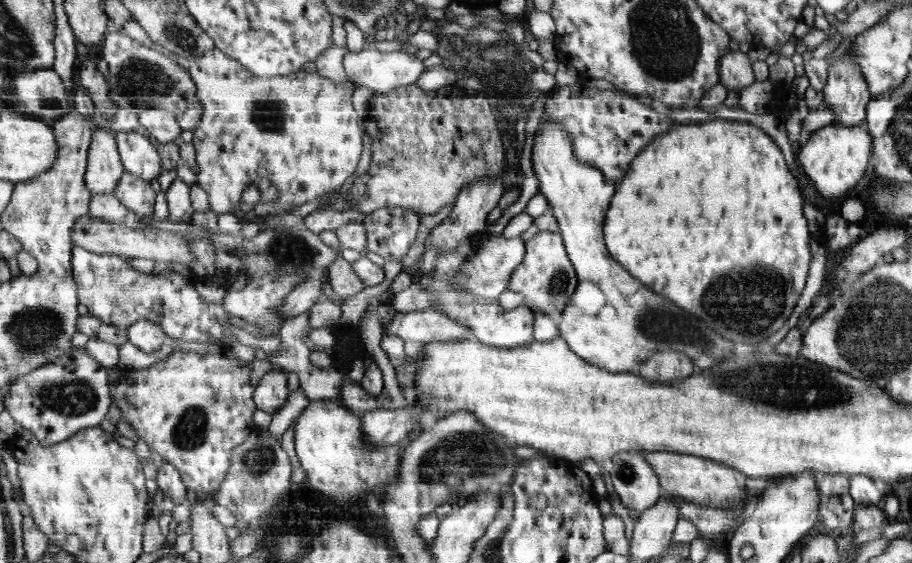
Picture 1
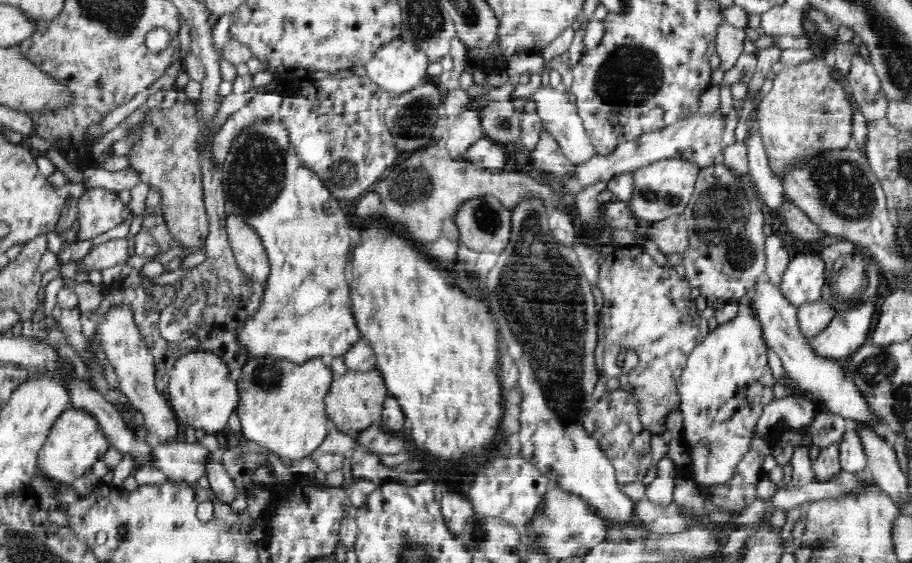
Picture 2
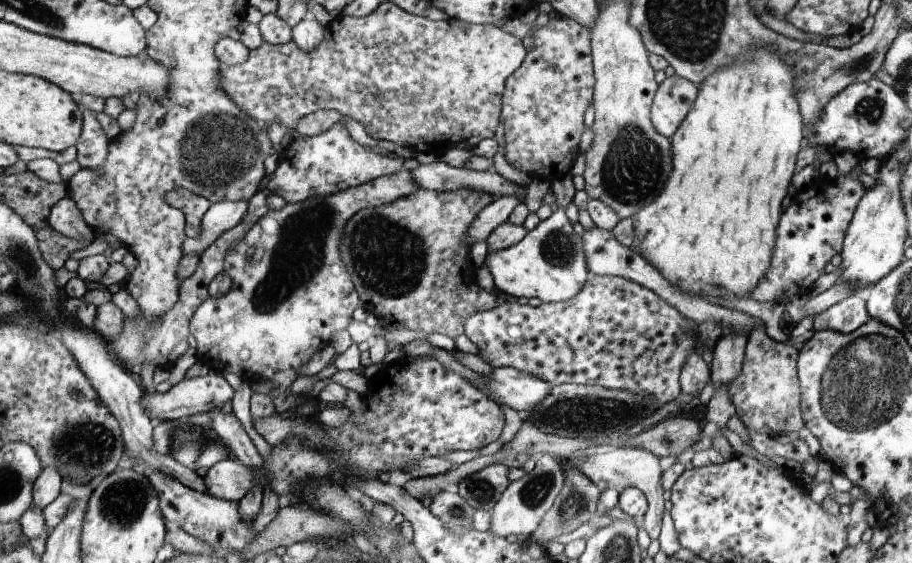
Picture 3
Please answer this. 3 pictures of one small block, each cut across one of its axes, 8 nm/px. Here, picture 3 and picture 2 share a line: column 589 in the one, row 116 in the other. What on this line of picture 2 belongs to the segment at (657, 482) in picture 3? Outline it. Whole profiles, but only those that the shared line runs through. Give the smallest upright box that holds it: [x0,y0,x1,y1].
[448,90,498,156]

